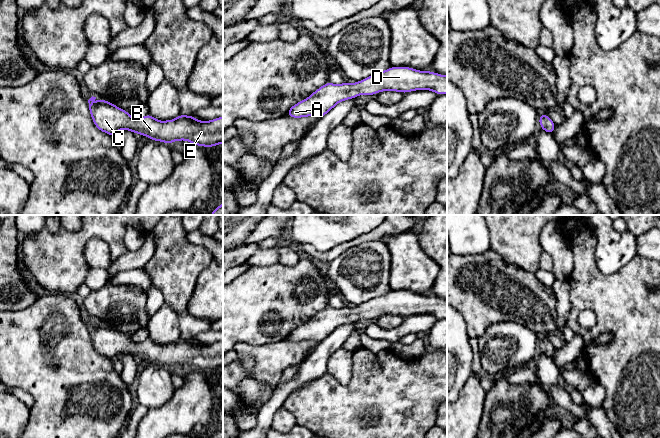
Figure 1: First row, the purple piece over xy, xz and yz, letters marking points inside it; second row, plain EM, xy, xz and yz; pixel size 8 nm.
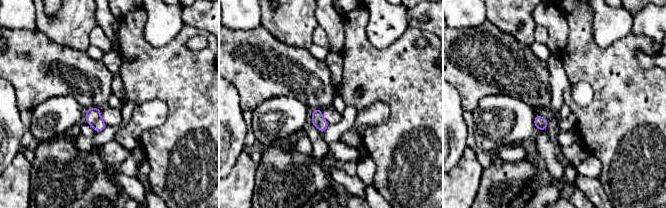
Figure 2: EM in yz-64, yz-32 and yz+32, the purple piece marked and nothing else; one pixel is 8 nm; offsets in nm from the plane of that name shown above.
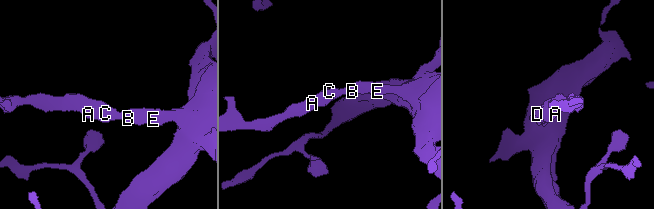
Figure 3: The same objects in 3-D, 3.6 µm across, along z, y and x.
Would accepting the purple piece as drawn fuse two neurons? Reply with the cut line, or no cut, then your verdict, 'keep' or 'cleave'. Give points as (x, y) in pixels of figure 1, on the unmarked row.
cut none; keep

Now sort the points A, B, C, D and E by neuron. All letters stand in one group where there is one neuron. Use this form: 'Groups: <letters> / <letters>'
Groups: A B C D E

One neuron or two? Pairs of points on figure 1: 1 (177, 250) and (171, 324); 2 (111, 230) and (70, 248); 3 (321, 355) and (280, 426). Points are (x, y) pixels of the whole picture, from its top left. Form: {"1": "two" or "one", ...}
{"1": "two", "2": "one", "3": "two"}

